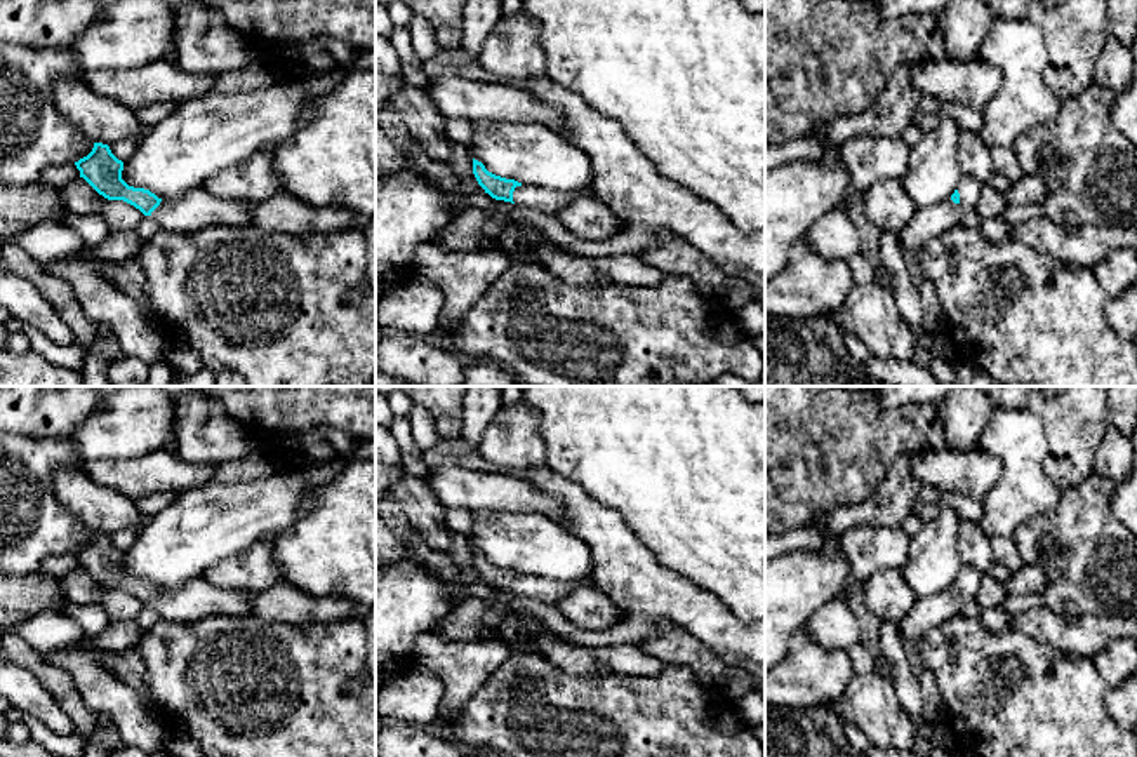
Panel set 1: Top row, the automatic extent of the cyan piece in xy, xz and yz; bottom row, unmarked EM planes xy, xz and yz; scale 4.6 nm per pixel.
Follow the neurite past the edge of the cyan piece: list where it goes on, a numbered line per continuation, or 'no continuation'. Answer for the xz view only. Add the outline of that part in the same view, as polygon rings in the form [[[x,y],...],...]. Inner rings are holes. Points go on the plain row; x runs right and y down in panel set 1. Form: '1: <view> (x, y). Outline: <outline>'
1: xz (532, 587). Outline: [[[516,576],[513,581],[513,592],[520,597],[532,600],[541,600],[546,604],[555,604],[558,599],[565,597],[568,592],[579,586],[595,585],[593,576],[581,578],[575,581],[555,581],[539,576]]]

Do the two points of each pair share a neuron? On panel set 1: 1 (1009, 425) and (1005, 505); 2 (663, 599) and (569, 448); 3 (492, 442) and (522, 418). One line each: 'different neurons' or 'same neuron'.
1: same neuron
2: different neurons
3: same neuron

